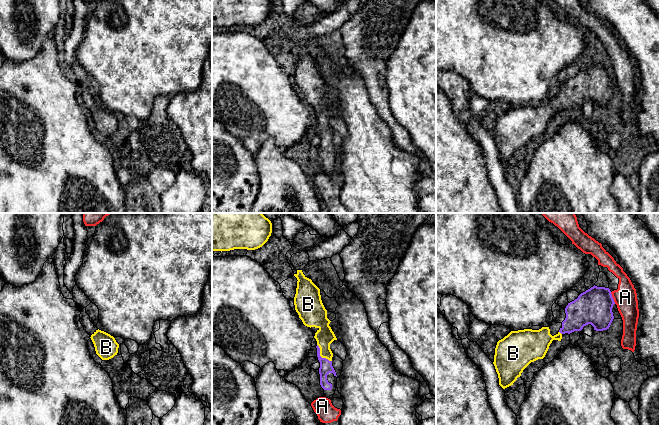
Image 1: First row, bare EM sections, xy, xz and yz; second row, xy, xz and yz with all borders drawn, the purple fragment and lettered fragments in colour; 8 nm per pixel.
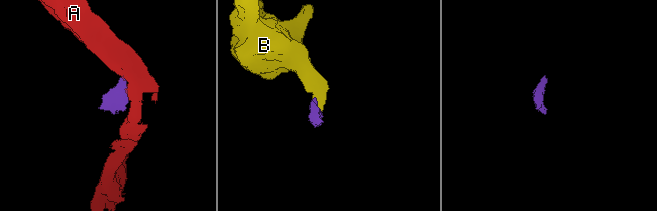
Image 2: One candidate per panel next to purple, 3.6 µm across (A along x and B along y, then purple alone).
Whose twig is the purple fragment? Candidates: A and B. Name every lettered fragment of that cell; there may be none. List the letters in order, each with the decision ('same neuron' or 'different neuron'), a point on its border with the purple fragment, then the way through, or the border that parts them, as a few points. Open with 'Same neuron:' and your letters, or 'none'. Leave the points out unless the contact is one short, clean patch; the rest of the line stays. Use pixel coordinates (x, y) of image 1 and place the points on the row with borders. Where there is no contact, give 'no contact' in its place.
Same neuron: B
A: different neuron | yz (612, 298) | along yz (610, 292), (615, 303)
B: same neuron | xz (319, 355) | across xz (326, 367), (326, 362), (319, 355), (323, 351), (324, 336)

